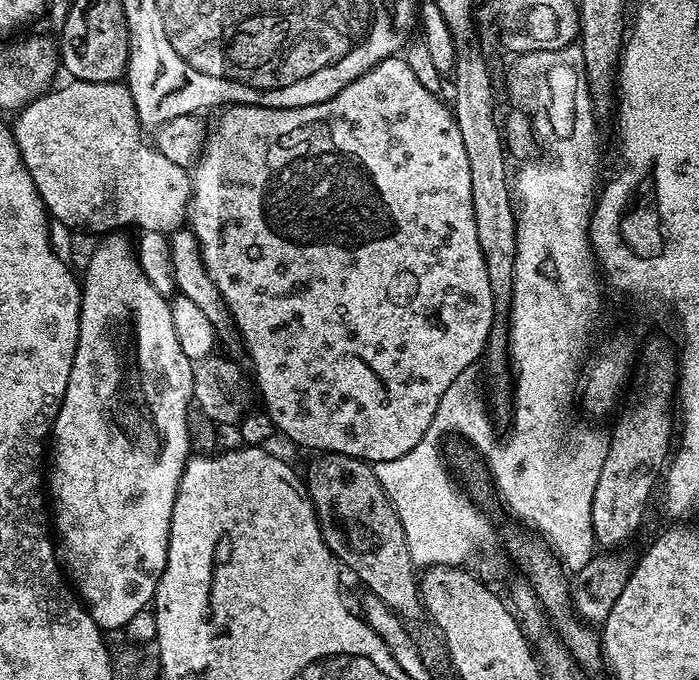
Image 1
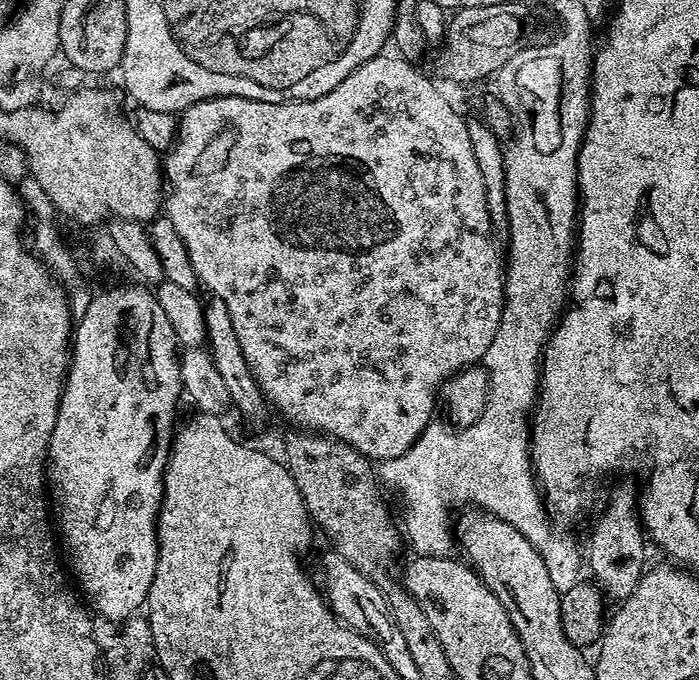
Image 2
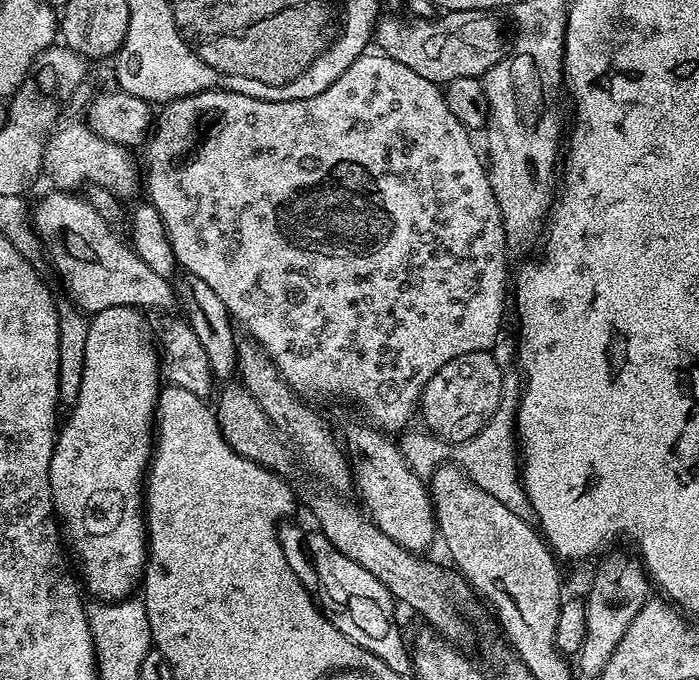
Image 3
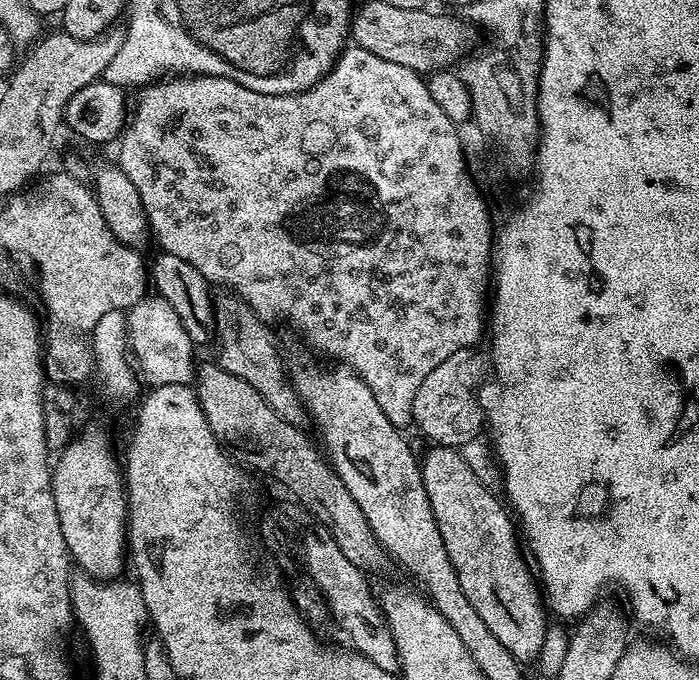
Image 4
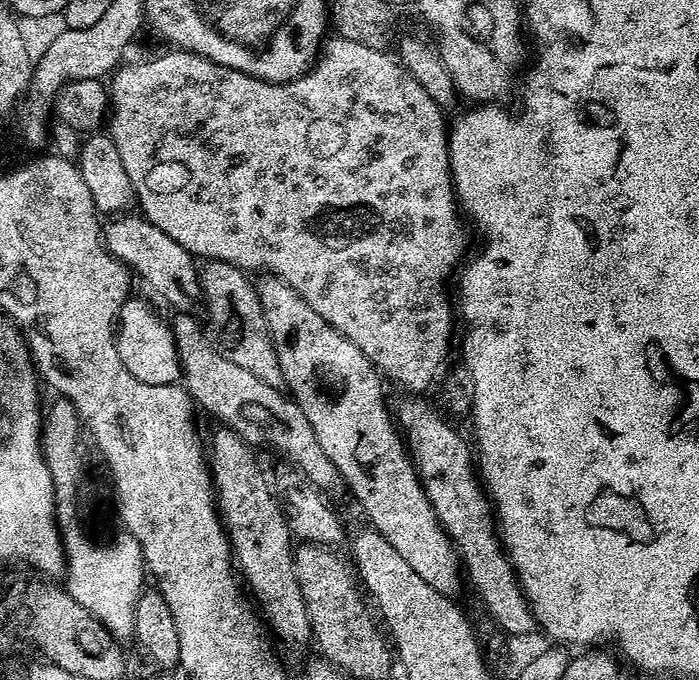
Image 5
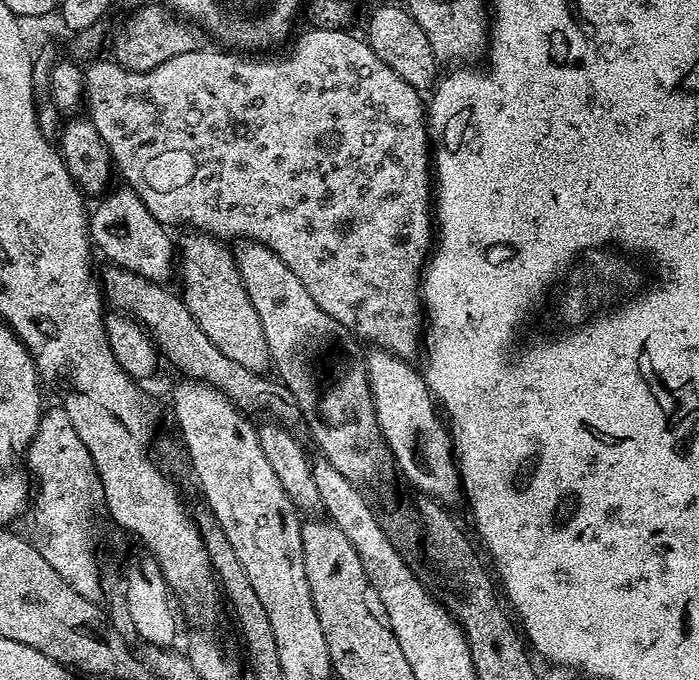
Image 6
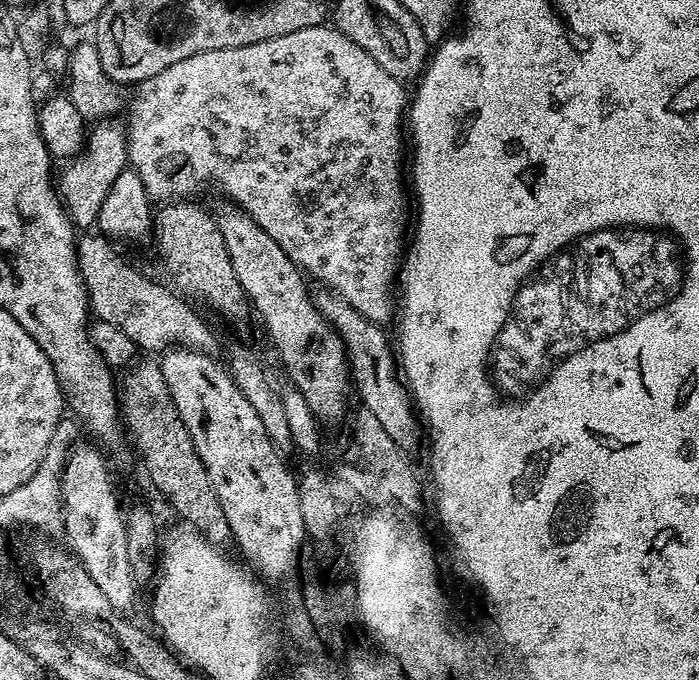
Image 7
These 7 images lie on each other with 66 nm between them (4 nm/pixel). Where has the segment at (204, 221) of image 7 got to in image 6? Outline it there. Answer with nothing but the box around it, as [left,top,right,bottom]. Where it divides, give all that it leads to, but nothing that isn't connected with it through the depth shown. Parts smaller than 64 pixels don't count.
[178,230,270,373]

